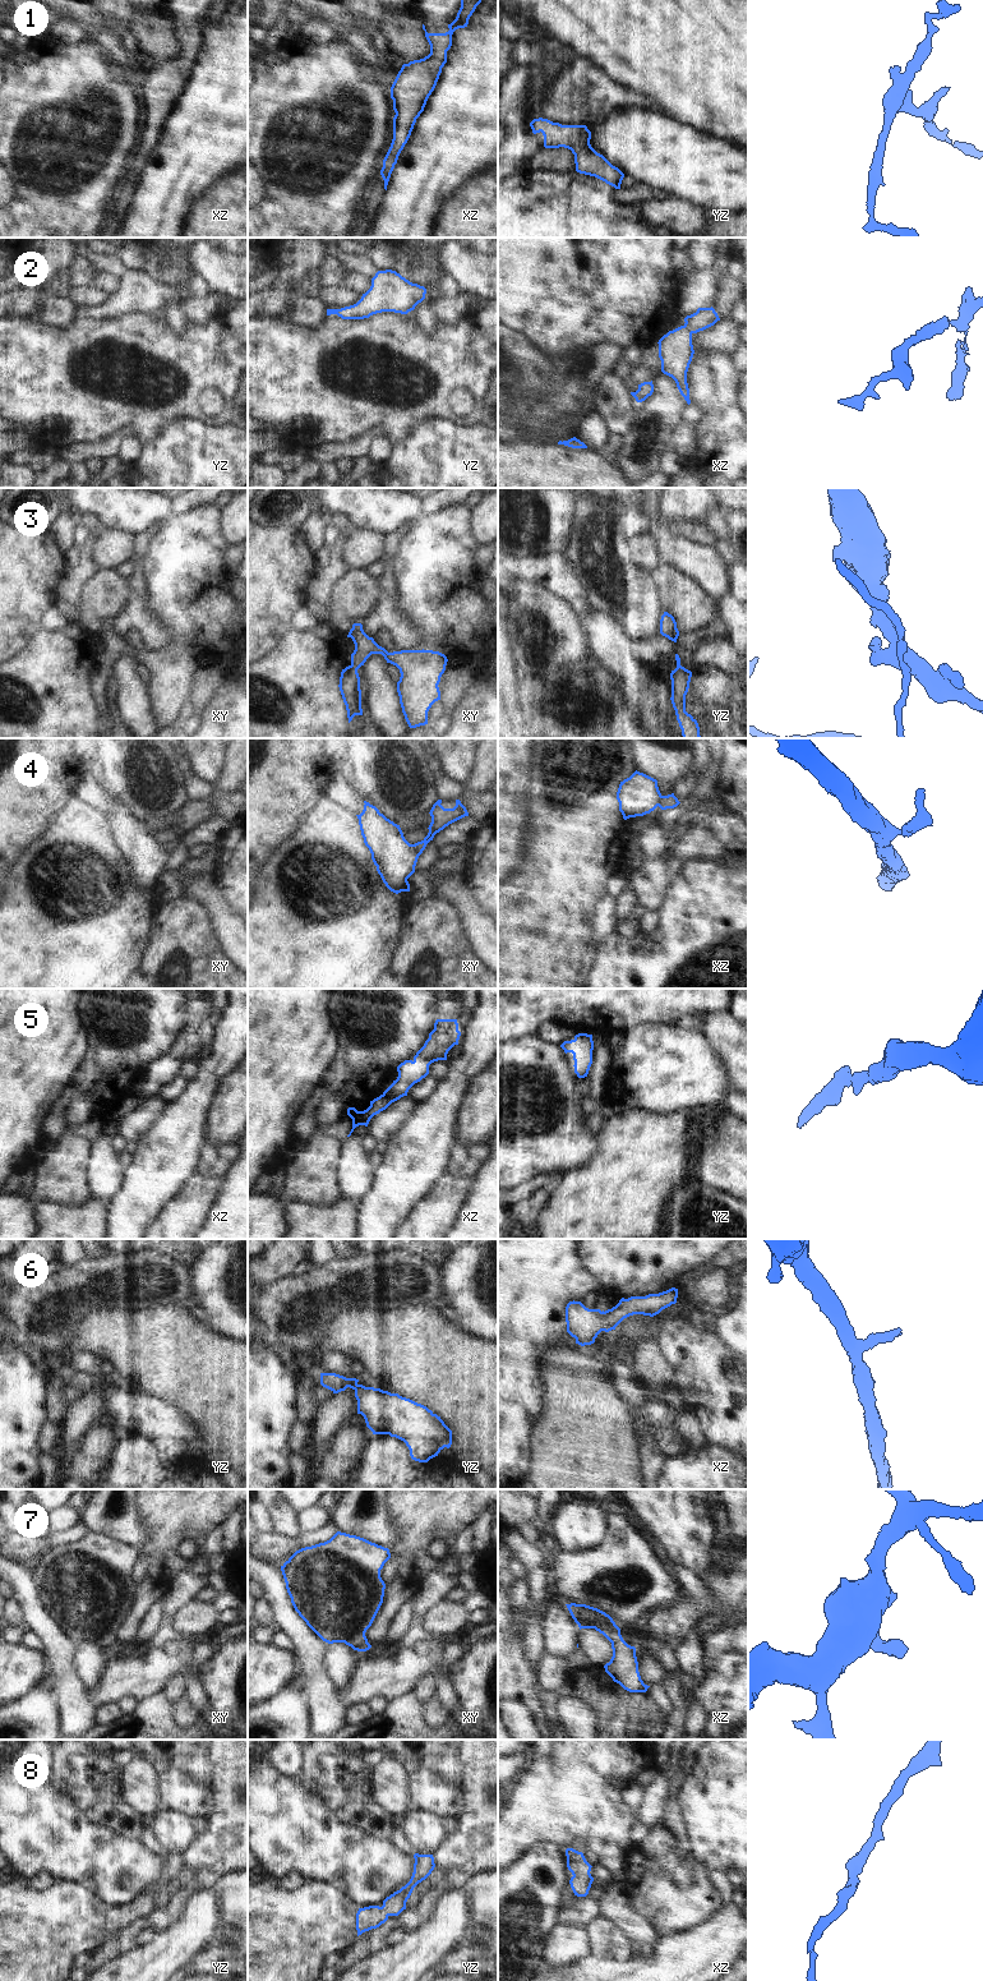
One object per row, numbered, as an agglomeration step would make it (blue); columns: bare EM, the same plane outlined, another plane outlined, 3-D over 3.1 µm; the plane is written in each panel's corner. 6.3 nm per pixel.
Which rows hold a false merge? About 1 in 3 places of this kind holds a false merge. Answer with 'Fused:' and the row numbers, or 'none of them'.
Fused: 4

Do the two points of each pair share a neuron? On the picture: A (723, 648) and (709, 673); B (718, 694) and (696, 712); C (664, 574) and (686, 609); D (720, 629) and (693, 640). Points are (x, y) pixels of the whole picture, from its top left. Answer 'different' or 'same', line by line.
A: different
B: different
C: same
D: same

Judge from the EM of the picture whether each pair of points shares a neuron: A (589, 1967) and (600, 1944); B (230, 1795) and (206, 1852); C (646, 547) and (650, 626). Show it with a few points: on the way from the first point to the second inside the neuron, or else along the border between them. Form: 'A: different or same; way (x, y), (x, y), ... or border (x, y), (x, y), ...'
A: different; border (590, 1953), (598, 1958), (614, 1958), (623, 1962)
B: same; way (230, 1809), (230, 1828), (220, 1838)
C: different; border (633, 563), (650, 574)

